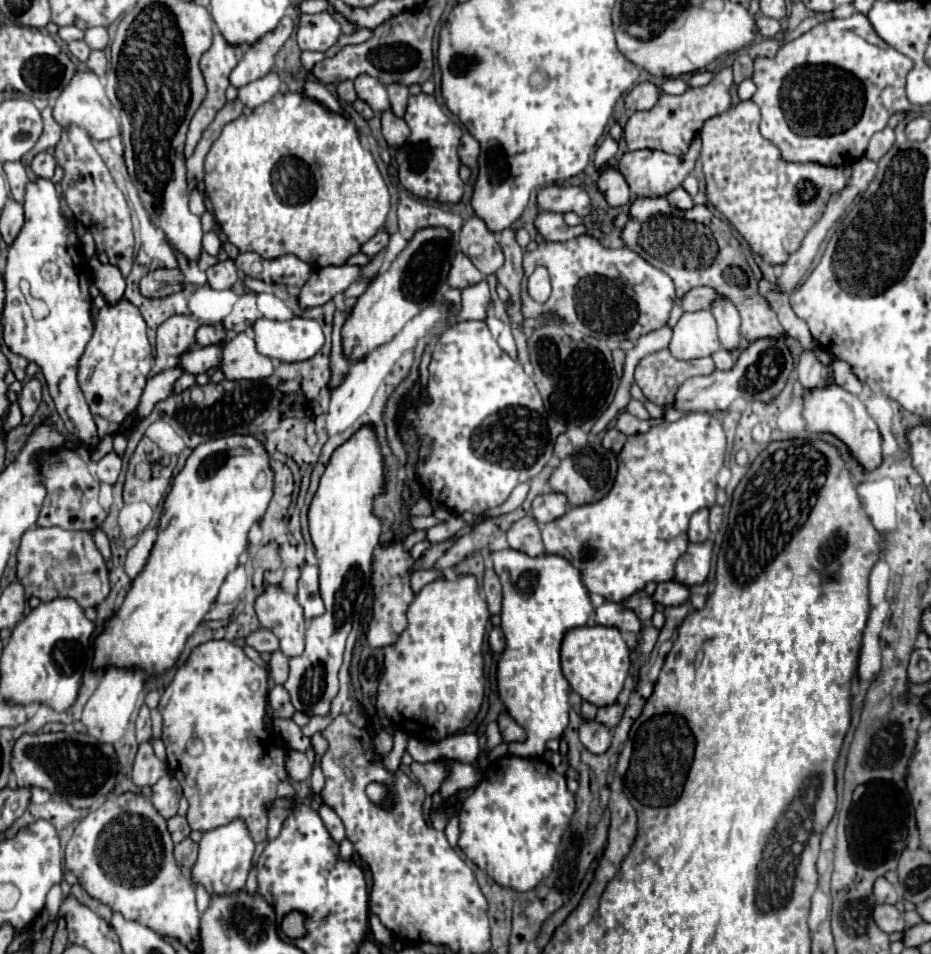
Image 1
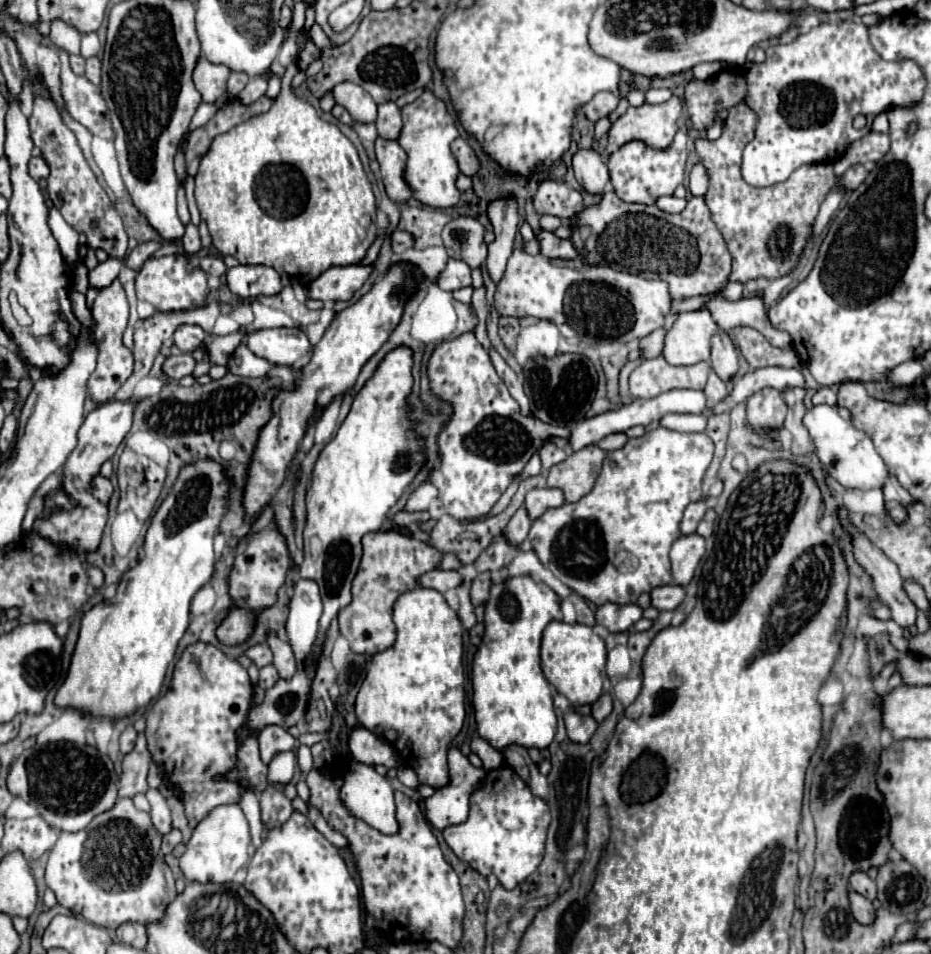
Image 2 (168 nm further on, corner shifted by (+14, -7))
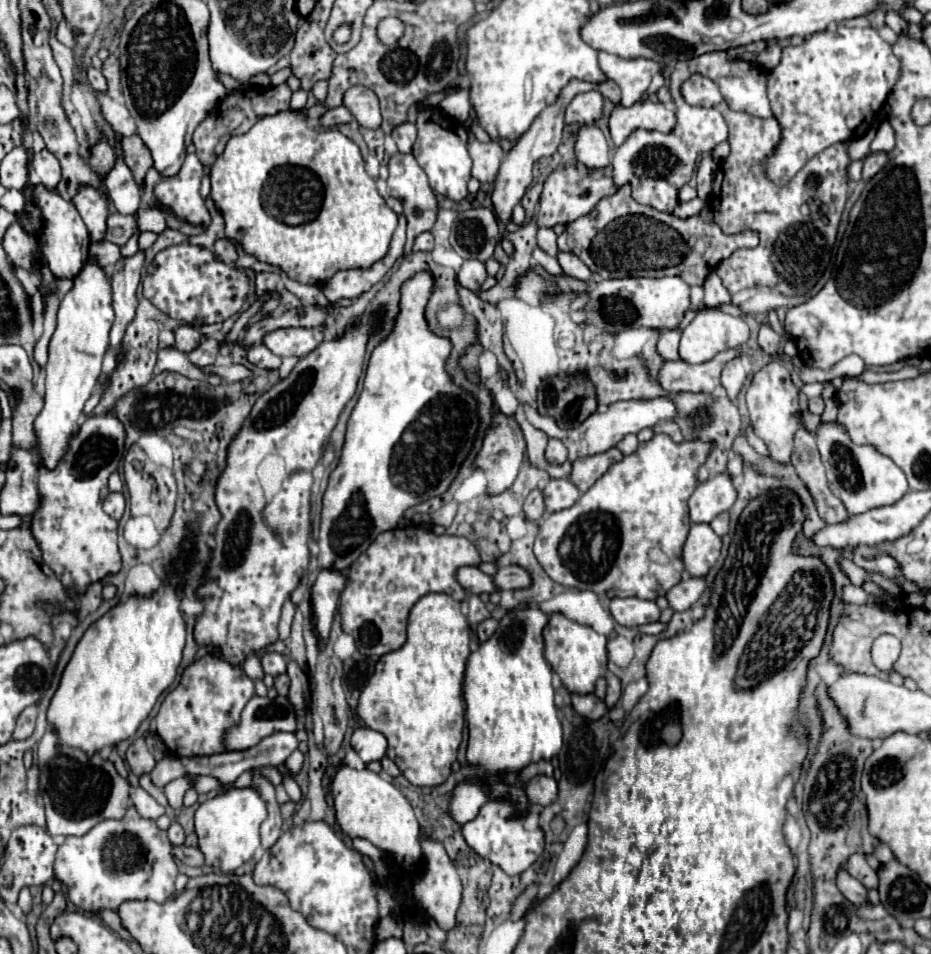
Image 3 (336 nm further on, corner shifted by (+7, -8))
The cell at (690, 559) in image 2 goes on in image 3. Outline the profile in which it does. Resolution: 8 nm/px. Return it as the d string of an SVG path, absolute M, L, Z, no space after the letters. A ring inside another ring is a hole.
M692 524L684 544L684 568L690 576L706 576L716 564L722 550L722 540L710 524Z

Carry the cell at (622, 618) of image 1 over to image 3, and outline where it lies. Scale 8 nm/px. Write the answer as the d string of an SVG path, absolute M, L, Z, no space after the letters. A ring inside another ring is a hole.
M612 598L610 600L610 614L622 626L636 628L642 624L656 622L660 618L660 608L652 600L640 598Z

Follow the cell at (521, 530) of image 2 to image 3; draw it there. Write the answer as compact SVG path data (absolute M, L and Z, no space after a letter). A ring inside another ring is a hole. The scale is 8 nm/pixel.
M534 488L526 502L524 502L524 512L526 512L526 518L532 520L532 522L538 522L542 518L542 514L546 512L544 508L544 496L542 496L542 490L540 488Z

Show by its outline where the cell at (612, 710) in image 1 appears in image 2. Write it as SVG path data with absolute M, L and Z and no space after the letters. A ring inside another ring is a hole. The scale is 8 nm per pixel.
M603 693L593 705L591 705L591 715L593 719L597 719L597 723L603 723L605 717L611 713L613 705L611 705L611 695L609 693Z

